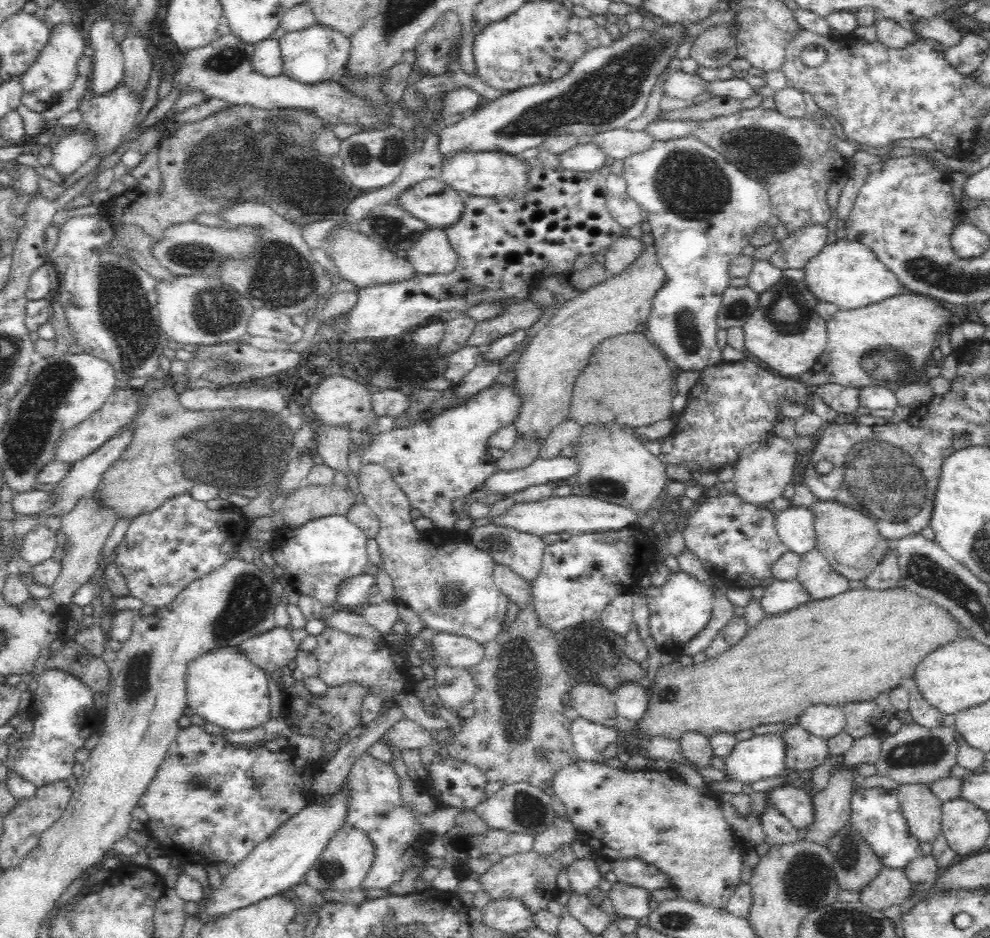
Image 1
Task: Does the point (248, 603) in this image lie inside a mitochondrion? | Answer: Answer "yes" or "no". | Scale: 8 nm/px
yes

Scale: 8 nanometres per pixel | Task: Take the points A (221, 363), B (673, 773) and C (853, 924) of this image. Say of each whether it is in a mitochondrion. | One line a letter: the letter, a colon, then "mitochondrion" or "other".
A: mitochondrion
B: other
C: mitochondrion

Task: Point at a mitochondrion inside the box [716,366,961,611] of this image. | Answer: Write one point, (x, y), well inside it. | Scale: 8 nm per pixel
(887, 477)

